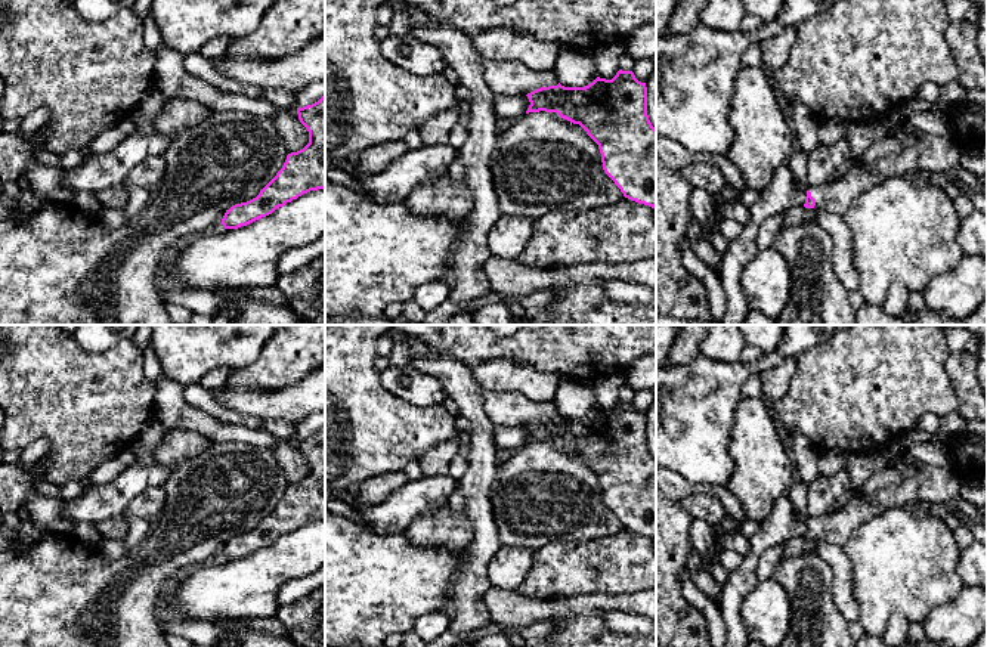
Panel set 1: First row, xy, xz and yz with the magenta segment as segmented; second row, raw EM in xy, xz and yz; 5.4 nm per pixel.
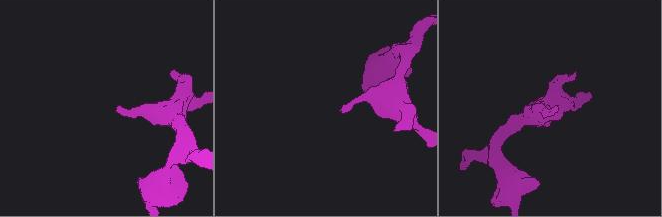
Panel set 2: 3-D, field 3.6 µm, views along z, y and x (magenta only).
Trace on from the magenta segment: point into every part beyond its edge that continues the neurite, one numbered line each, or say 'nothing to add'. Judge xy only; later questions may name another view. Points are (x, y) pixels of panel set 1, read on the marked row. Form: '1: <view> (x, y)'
nothing to add

